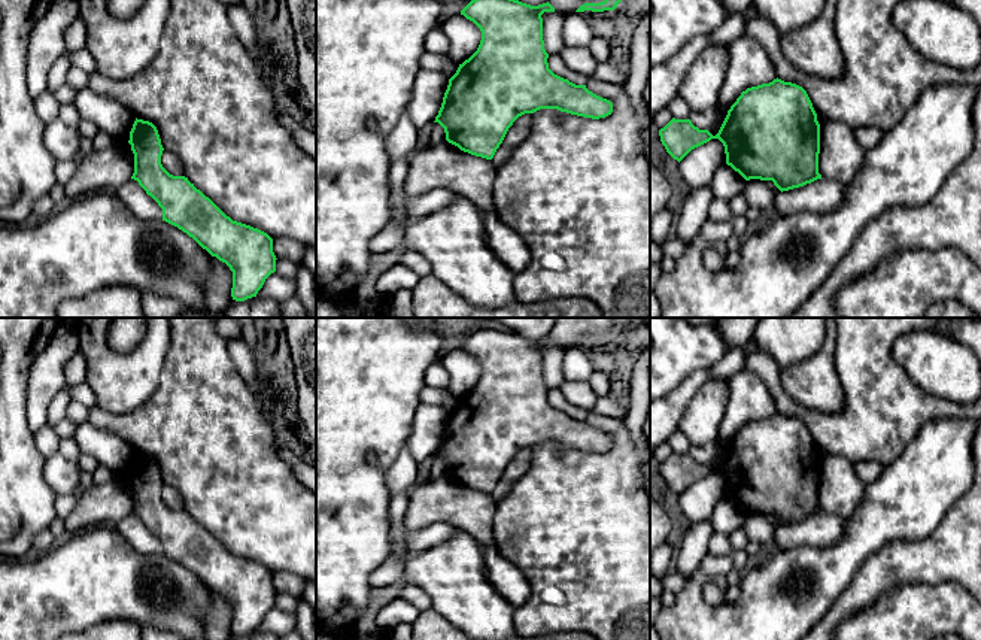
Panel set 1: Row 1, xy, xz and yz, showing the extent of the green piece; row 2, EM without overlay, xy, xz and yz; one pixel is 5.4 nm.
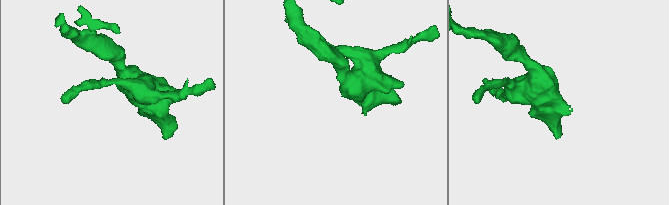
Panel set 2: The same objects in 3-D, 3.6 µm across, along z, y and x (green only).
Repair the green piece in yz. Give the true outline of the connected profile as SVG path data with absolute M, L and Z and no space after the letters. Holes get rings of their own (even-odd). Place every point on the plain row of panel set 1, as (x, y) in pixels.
M778 412L742 425L716 470L699 464L690 454L675 452L659 464L659 470L666 486L678 497L692 483L719 473L725 480L728 500L745 515L772 515L781 527L821 512L847 518L862 504L866 491L851 461L841 455L826 455L820 459L807 425Z

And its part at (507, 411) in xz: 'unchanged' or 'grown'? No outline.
grown

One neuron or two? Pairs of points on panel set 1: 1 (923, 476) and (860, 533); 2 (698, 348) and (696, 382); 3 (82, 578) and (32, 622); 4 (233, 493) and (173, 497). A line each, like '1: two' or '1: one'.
1: one
2: two
3: one
4: two

